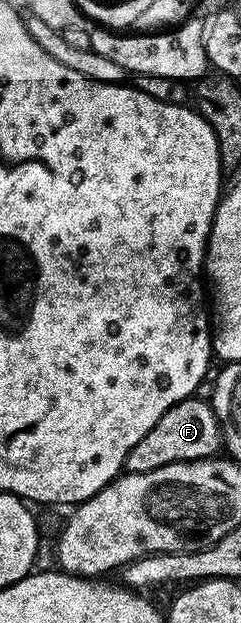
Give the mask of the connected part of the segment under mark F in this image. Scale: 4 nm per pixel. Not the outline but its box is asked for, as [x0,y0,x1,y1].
[124,395,223,472]

